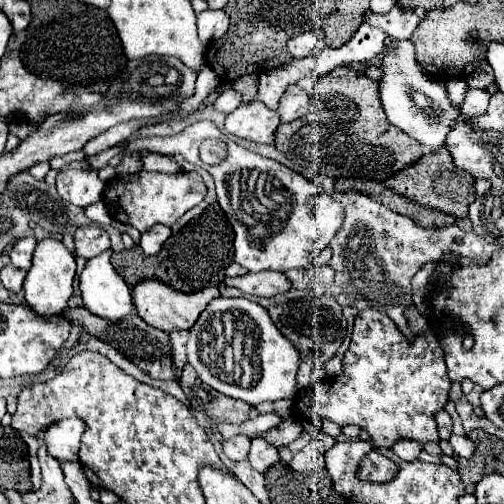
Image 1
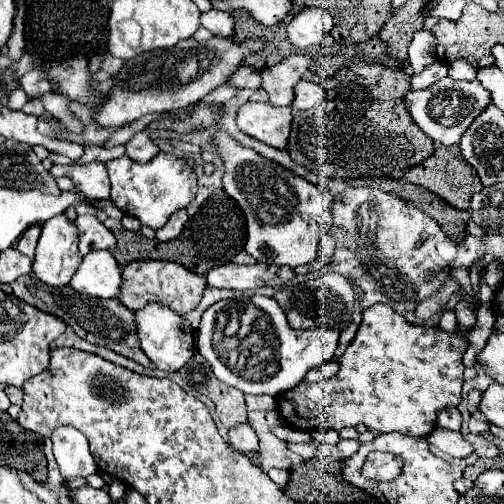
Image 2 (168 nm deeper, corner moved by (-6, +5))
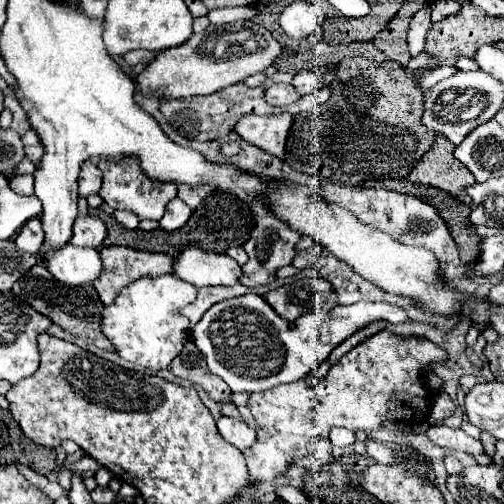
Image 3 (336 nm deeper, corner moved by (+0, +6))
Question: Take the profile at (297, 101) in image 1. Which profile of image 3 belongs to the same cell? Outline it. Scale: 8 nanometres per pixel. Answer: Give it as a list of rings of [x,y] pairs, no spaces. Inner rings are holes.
[[[302,70],[302,72],[298,72],[298,74],[294,76],[292,84],[296,86],[296,90],[298,90],[302,96],[306,96],[306,94],[316,92],[316,90],[322,86],[322,76],[316,74],[316,72],[312,72],[312,70]]]

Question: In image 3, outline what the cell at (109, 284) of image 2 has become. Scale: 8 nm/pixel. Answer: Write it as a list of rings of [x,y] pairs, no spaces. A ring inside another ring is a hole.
[[[64,244],[60,250],[48,250],[44,258],[46,270],[62,284],[92,284],[102,268],[98,250]]]

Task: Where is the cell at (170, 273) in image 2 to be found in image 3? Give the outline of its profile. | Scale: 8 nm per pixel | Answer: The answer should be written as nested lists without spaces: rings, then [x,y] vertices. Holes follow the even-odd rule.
[[[104,246],[100,248],[102,258],[102,274],[94,280],[94,288],[102,300],[102,304],[112,304],[118,292],[142,278],[154,274],[172,272],[172,258],[166,254],[142,252],[126,246]]]

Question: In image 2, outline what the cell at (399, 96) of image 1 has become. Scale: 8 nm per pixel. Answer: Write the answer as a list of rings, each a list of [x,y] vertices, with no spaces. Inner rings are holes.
[[[444,77],[422,91],[408,91],[404,97],[404,105],[412,121],[434,141],[440,141],[442,145],[450,147],[460,141],[462,133],[468,129],[468,125],[474,121],[476,113],[484,109],[484,105],[490,103],[490,93],[480,85],[478,79],[474,81],[456,81],[450,77]]]

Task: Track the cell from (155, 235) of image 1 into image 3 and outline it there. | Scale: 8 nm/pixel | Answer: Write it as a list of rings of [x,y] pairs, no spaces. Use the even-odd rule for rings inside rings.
[[[174,198],[174,200],[168,202],[166,214],[160,220],[160,226],[164,230],[178,230],[178,228],[182,228],[188,222],[190,216],[192,216],[192,210],[180,198]]]

